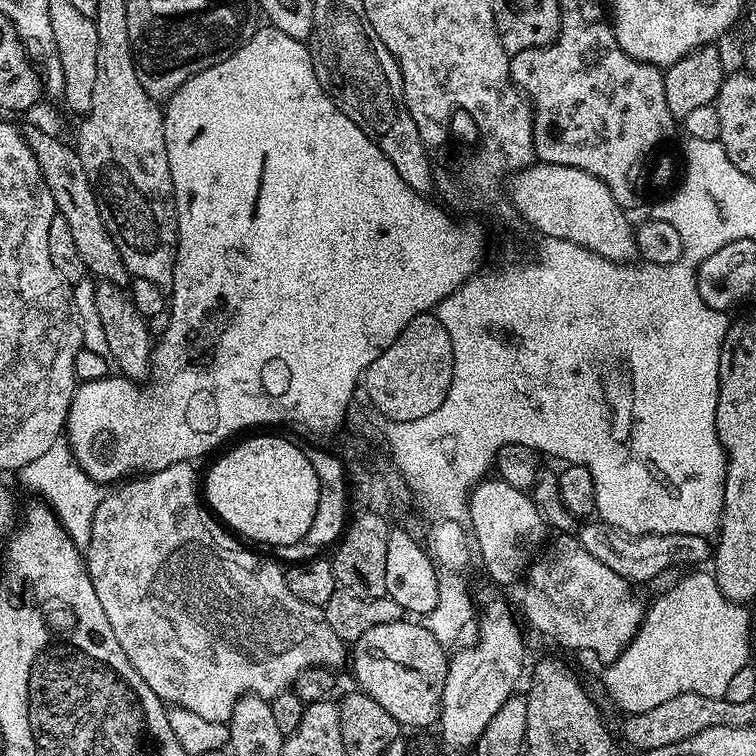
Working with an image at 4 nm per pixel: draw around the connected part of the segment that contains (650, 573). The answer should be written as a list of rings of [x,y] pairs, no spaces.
[[[599,518],[581,523],[578,528],[578,539],[586,551],[594,554],[594,558],[598,558],[598,562],[610,566],[610,570],[614,570],[614,574],[618,574],[623,580],[636,584],[642,580],[652,580],[655,576],[662,575],[664,568],[676,568],[679,564],[703,565],[700,563],[707,556],[709,559],[714,552],[713,545],[707,536],[691,536],[690,534],[654,536],[649,534],[631,537],[627,532],[611,528]]]

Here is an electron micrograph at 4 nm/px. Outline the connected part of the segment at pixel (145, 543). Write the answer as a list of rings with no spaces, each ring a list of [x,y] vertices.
[[[188,462],[166,466],[166,470],[150,472],[121,483],[112,490],[117,492],[109,491],[94,514],[93,528],[90,530],[90,540],[86,547],[86,563],[90,582],[94,582],[94,594],[98,594],[98,602],[102,602],[102,611],[110,621],[110,630],[114,630],[114,638],[118,638],[122,654],[130,658],[130,666],[134,666],[134,670],[142,674],[146,686],[150,686],[150,690],[154,690],[154,694],[158,694],[158,698],[163,700],[165,705],[173,708],[184,707],[209,722],[227,724],[234,706],[244,696],[255,694],[271,702],[278,694],[291,689],[292,683],[298,678],[298,674],[302,674],[302,670],[310,670],[314,666],[339,669],[339,664],[346,660],[346,641],[337,632],[330,630],[330,622],[326,622],[323,607],[304,604],[294,598],[290,586],[286,586],[283,567],[279,568],[278,565],[271,564],[266,557],[243,548],[248,546],[241,543],[223,523],[218,522],[202,499],[201,473],[196,473],[192,468],[195,467]]]

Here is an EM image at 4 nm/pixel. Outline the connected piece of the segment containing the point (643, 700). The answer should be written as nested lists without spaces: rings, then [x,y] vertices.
[[[692,570],[673,588],[665,590],[653,604],[647,605],[644,621],[634,638],[622,650],[617,660],[603,665],[600,680],[608,691],[608,696],[624,711],[624,714],[654,710],[678,694],[702,694],[703,696],[723,696],[726,686],[738,674],[738,670],[749,667],[748,655],[752,652],[752,624],[748,621],[748,608],[727,600],[718,590],[716,577],[711,571]]]

